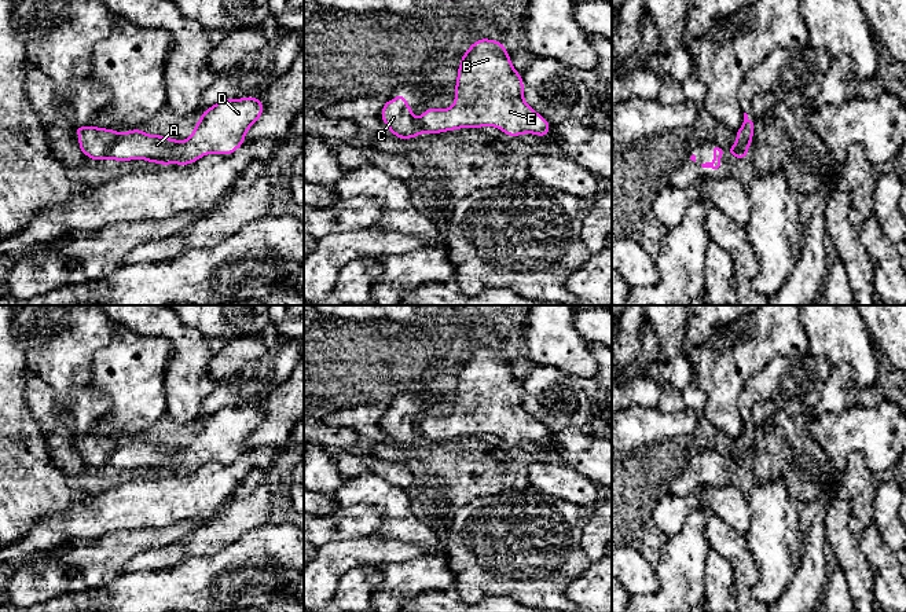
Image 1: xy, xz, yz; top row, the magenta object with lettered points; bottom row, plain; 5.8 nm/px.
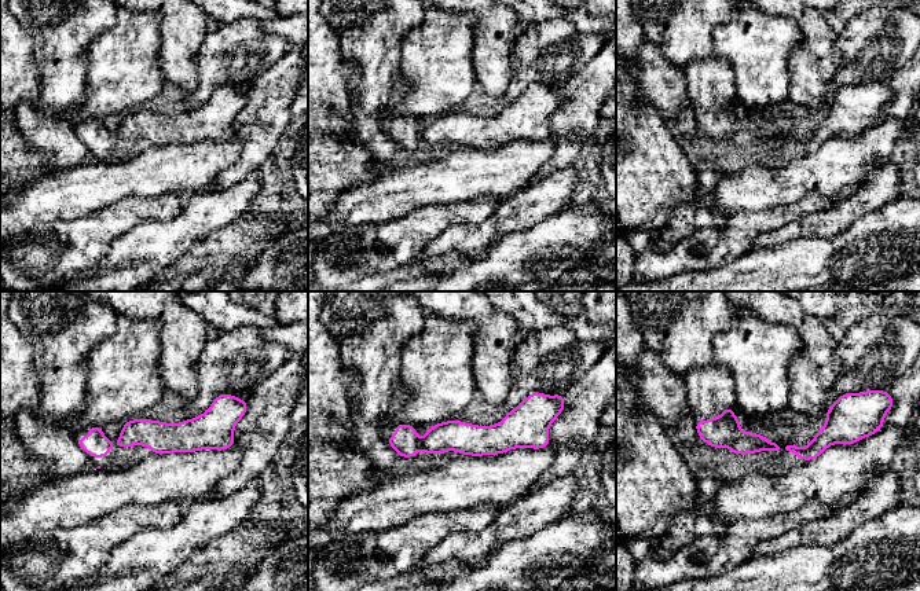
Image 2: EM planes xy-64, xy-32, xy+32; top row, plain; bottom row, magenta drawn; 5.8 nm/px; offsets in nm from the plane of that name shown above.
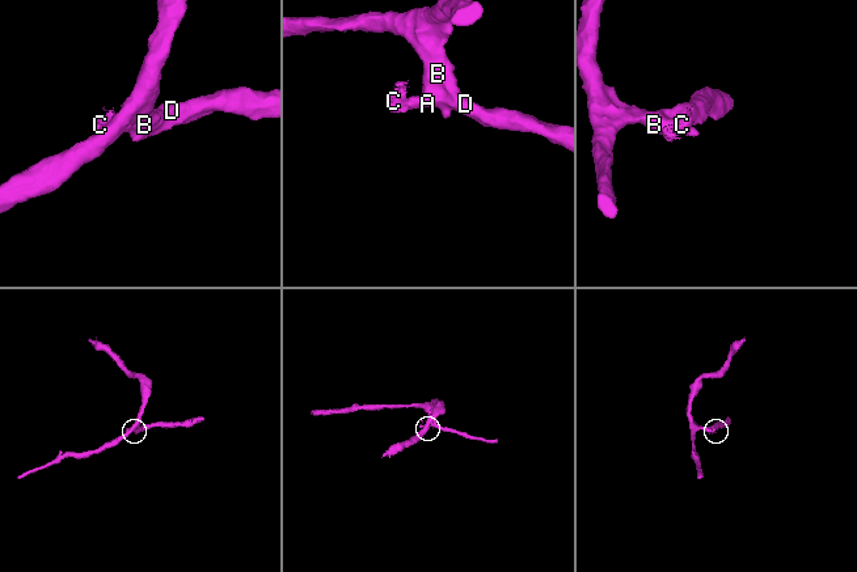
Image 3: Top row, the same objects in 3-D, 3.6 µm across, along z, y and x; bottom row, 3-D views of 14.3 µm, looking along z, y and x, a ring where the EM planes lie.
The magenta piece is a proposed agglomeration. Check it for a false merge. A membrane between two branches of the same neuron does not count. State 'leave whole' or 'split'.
split

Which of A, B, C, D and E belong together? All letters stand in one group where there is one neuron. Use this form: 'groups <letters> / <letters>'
groups A B D E / C

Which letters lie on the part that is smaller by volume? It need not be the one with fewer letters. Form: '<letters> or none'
C

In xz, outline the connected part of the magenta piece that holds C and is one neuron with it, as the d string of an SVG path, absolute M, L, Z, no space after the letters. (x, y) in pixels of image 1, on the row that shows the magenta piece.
M397 92L396 99L385 102L381 110L381 120L393 136L399 139L412 139L422 133L412 113L414 109L408 106L403 92Z

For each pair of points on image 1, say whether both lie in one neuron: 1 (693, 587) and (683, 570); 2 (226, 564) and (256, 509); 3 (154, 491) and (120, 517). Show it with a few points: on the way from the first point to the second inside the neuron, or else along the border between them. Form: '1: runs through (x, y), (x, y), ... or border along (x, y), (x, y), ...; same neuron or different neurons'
1: runs through (689, 583), (683, 574); same neuron
2: border along (268, 523), (241, 535), (213, 554); different neurons
3: runs through (146, 499), (128, 509); same neuron

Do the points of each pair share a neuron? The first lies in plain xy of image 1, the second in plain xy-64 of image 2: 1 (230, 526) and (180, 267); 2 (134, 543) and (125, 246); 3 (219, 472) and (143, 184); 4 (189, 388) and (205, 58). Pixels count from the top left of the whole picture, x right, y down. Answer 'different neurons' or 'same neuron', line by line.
1: different neurons
2: different neurons
3: same neuron
4: different neurons

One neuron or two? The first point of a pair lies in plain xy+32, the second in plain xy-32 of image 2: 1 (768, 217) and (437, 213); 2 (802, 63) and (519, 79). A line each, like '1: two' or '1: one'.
1: one
2: two

